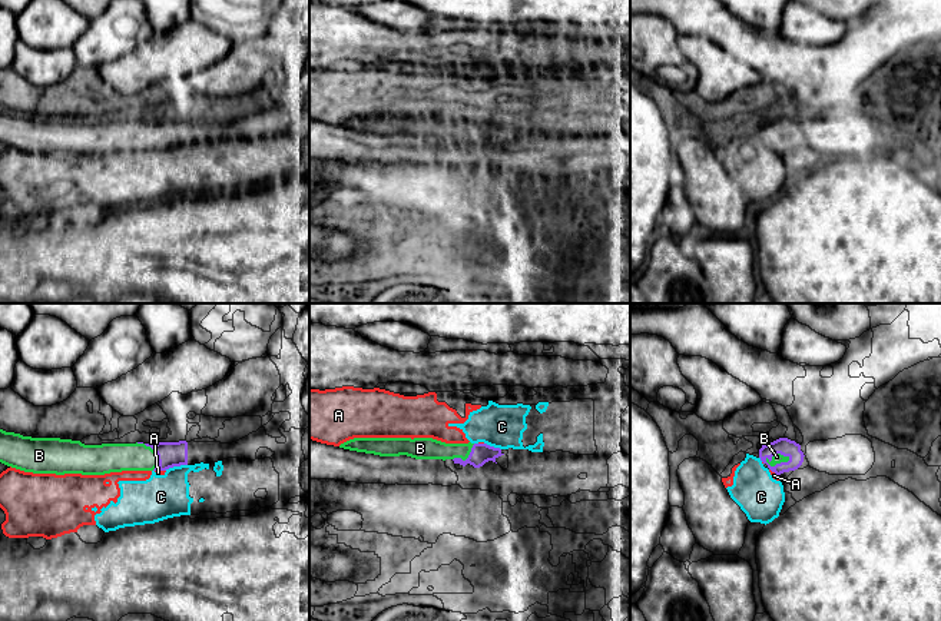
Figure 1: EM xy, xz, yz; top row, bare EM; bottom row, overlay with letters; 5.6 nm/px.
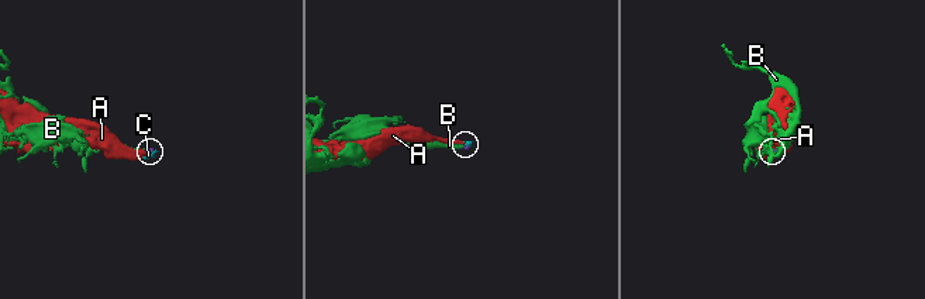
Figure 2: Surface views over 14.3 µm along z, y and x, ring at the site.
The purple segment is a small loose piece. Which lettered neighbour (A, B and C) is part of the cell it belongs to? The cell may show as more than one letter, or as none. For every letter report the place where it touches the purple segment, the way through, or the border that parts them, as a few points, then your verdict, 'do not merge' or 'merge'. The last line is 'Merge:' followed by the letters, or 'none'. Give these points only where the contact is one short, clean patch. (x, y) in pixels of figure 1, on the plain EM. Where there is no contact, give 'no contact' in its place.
A: contact xy (161, 149); border xy (155, 149), (165, 150); do not merge
B: contact yz (777, 132); way yz (785, 126), (777, 132), (777, 138); merge
C: contact xy (175, 145); border xy (186, 143), (165, 149); do not merge
Merge: B

